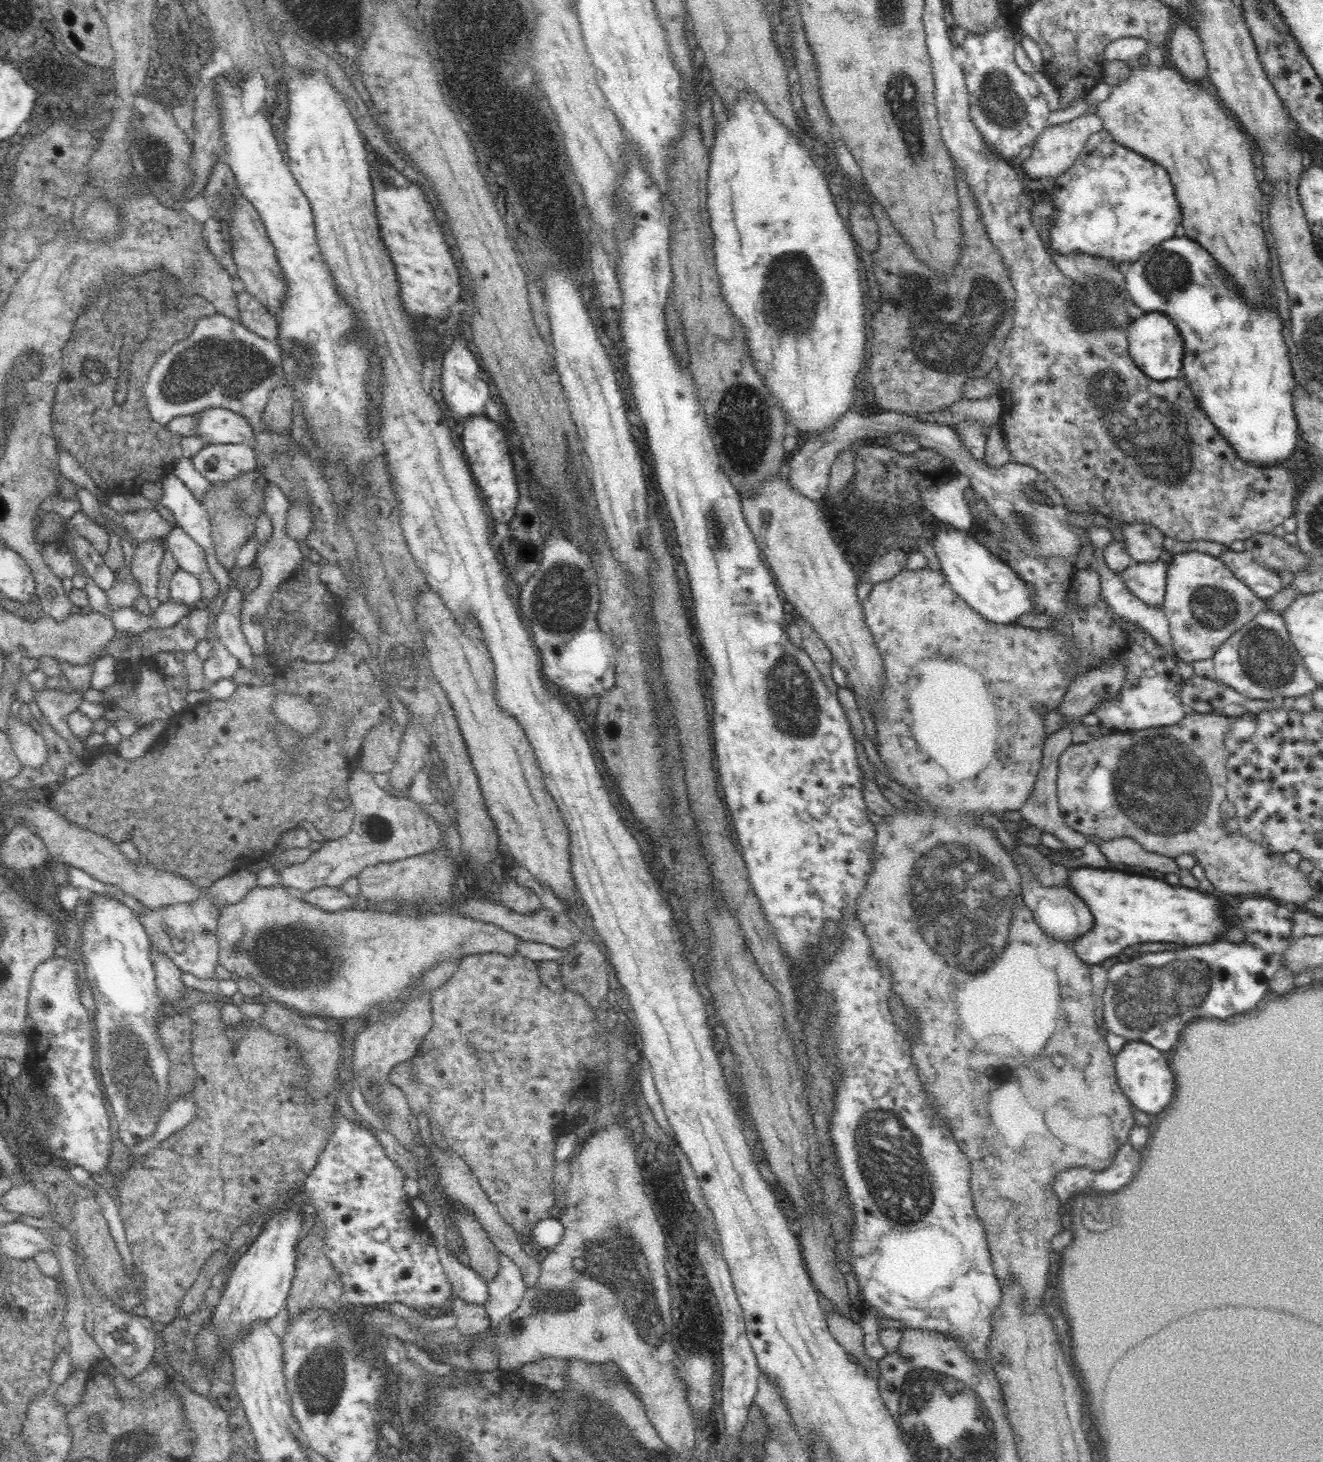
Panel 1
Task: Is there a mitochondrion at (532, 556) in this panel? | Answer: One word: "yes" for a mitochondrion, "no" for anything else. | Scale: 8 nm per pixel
yes

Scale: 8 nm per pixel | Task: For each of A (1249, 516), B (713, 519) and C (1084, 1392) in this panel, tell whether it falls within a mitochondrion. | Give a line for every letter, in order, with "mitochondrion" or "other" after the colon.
A: other
B: mitochondrion
C: other

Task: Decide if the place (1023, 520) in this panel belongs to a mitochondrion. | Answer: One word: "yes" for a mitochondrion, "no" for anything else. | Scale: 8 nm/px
yes

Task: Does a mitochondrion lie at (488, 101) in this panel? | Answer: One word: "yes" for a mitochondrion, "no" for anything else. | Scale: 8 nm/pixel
no

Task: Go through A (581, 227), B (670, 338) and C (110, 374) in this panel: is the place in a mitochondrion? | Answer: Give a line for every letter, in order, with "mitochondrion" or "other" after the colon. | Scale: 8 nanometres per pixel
A: mitochondrion
B: other
C: mitochondrion

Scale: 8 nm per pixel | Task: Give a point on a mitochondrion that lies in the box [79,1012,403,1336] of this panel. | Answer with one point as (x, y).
(126, 1060)

